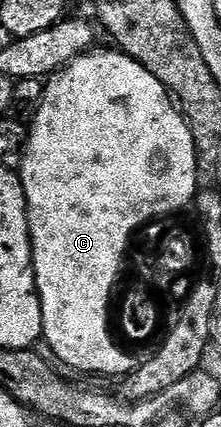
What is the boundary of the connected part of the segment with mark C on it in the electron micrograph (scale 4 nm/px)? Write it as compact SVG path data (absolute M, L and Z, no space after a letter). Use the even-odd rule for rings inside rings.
M92 49L84 55L79 55L72 63L67 64L61 71L56 71L42 84L43 96L39 99L39 108L35 111L35 120L30 120L29 130L27 133L27 148L23 154L23 164L17 169L19 180L23 182L23 192L27 198L27 220L29 221L29 229L31 230L31 256L33 257L33 265L35 266L35 287L39 290L39 300L43 306L43 339L45 343L51 346L51 351L56 355L54 358L58 360L64 368L72 367L75 371L92 371L95 375L119 375L125 377L131 371L131 359L123 359L123 355L119 355L119 351L115 351L115 347L111 347L111 343L107 343L107 335L109 329L103 327L103 303L107 303L107 294L111 288L111 279L115 279L115 270L119 268L119 251L123 251L123 239L127 239L127 231L132 231L135 228L135 223L140 223L141 220L147 219L147 215L156 215L156 213L166 213L167 207L180 207L183 204L183 199L195 197L196 192L200 190L198 183L197 157L195 156L193 134L190 133L190 127L183 118L182 112L173 102L171 95L168 94L166 87L163 87L161 81L157 77L153 77L148 69L143 68L133 57L122 53L119 49L113 51L99 51L100 49Z

